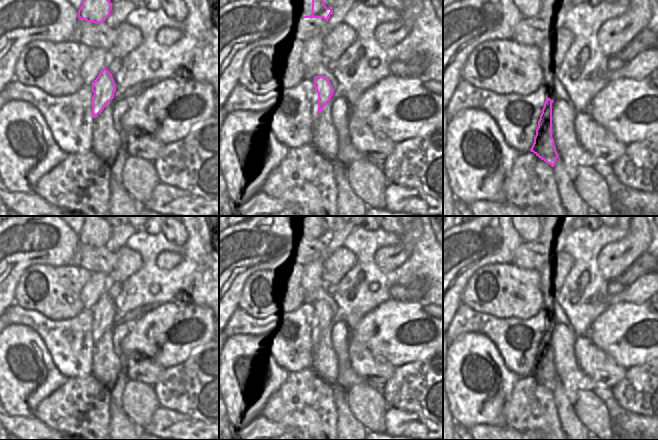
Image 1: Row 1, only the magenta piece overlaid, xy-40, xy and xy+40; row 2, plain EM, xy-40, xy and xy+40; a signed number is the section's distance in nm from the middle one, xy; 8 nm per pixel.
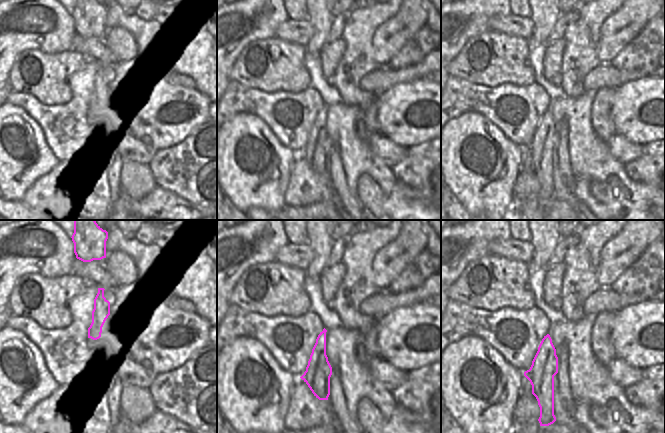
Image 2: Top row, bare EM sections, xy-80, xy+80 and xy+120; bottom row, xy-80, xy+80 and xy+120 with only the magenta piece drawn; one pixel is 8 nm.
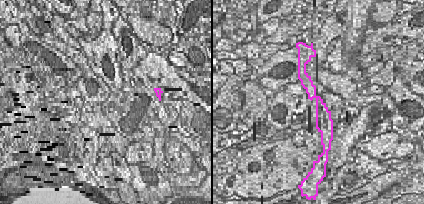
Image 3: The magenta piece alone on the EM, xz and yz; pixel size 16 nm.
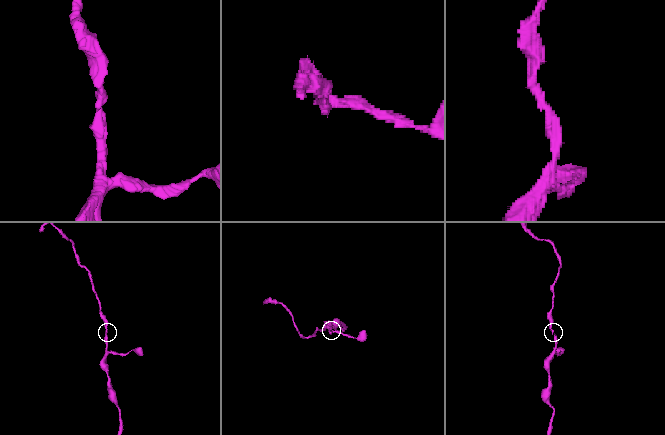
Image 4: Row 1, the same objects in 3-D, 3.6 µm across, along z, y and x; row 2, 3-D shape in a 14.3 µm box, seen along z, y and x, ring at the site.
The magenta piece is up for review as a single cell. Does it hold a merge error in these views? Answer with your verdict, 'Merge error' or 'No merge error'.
No merge error.

